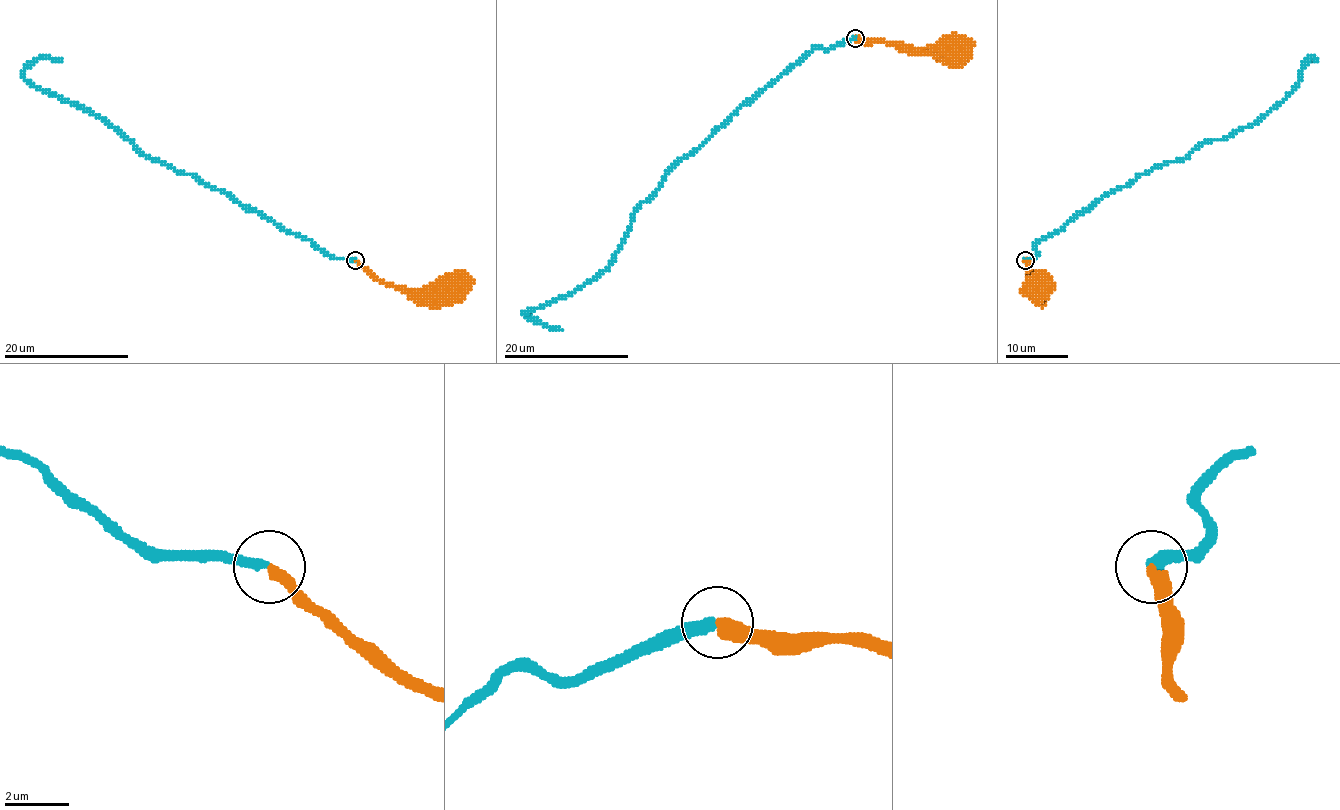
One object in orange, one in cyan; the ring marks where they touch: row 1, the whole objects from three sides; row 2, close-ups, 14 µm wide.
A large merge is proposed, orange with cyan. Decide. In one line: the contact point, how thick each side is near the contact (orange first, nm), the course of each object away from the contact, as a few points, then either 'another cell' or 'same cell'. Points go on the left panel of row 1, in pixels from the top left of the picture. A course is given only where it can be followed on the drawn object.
at (355, 260); 400 nm thick on the orange side, 320 nm on the other; orange runs (354, 260), (381, 281), (393, 285), (440, 290), (451, 284); cyan runs (354, 260), (329, 257), (192, 174), (154, 162), (101, 118), (34, 87), (23, 76), (40, 57), (62, 60); same cell

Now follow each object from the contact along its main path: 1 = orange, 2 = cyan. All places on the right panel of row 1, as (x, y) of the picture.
1: (1026, 260), (1027, 281), (1037, 290), (1041, 284)
2: (1026, 260), (1037, 254), (1035, 245), (1112, 190), (1251, 126), (1294, 87), (1312, 57), (1316, 60)

